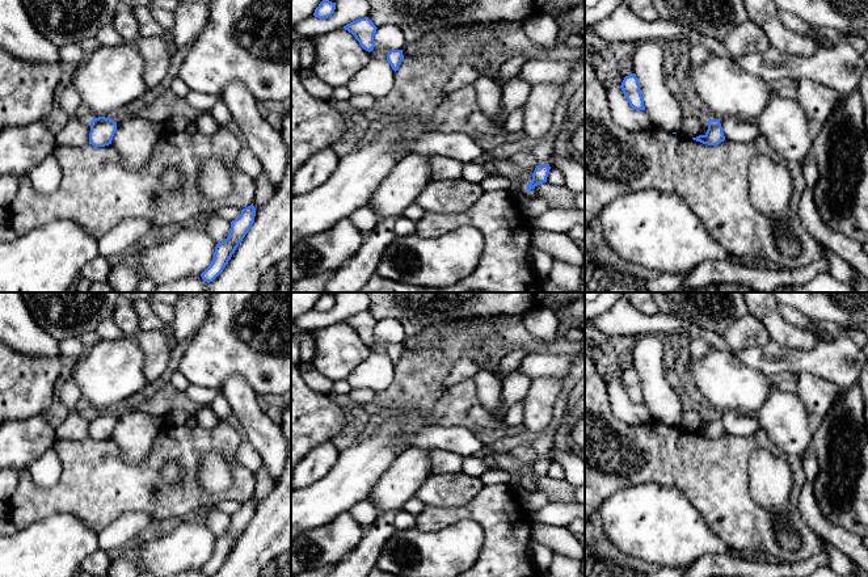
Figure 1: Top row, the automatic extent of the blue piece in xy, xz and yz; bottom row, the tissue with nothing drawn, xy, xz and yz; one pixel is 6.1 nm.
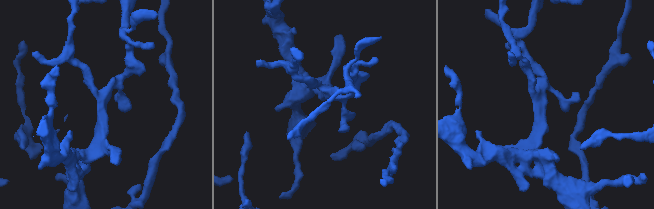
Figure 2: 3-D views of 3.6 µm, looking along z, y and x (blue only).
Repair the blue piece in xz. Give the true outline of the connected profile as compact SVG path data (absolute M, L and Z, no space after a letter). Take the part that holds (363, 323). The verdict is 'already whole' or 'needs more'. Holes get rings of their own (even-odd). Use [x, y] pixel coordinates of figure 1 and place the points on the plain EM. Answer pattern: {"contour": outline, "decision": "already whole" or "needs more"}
{"contour": "M368 311L353 315L344 320L344 323L351 327L366 345L370 346L374 344L375 341L374 329L378 321Z", "decision": "already whole"}

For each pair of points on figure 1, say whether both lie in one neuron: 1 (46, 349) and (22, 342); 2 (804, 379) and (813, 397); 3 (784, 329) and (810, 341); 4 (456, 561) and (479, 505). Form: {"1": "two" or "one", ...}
{"1": "one", "2": "one", "3": "one", "4": "two"}

